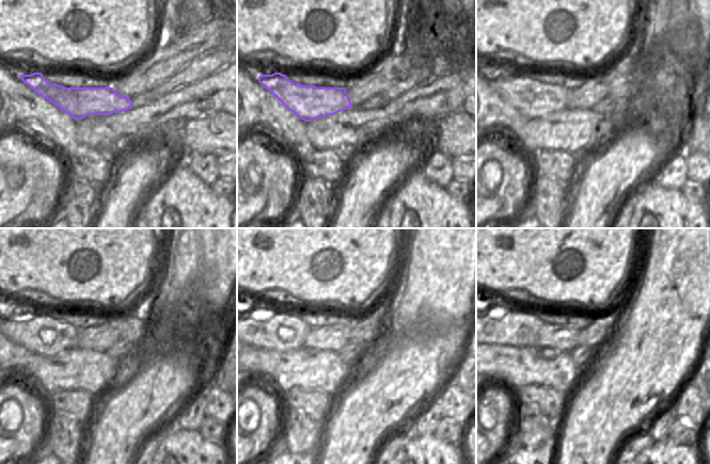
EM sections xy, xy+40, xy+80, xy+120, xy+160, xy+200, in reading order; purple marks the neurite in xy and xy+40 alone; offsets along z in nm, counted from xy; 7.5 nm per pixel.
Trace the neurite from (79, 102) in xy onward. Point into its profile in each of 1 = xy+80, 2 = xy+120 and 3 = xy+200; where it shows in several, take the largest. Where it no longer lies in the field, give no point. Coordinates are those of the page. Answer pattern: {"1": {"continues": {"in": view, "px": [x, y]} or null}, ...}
{"1": {"continues": {"in": "xy+80", "px": [532, 98]}}, "2": {"continues": {"in": "xy+120", "px": [43, 334]}}, "3": {"continues": {"in": "xy+200", "px": [521, 325]}}}

